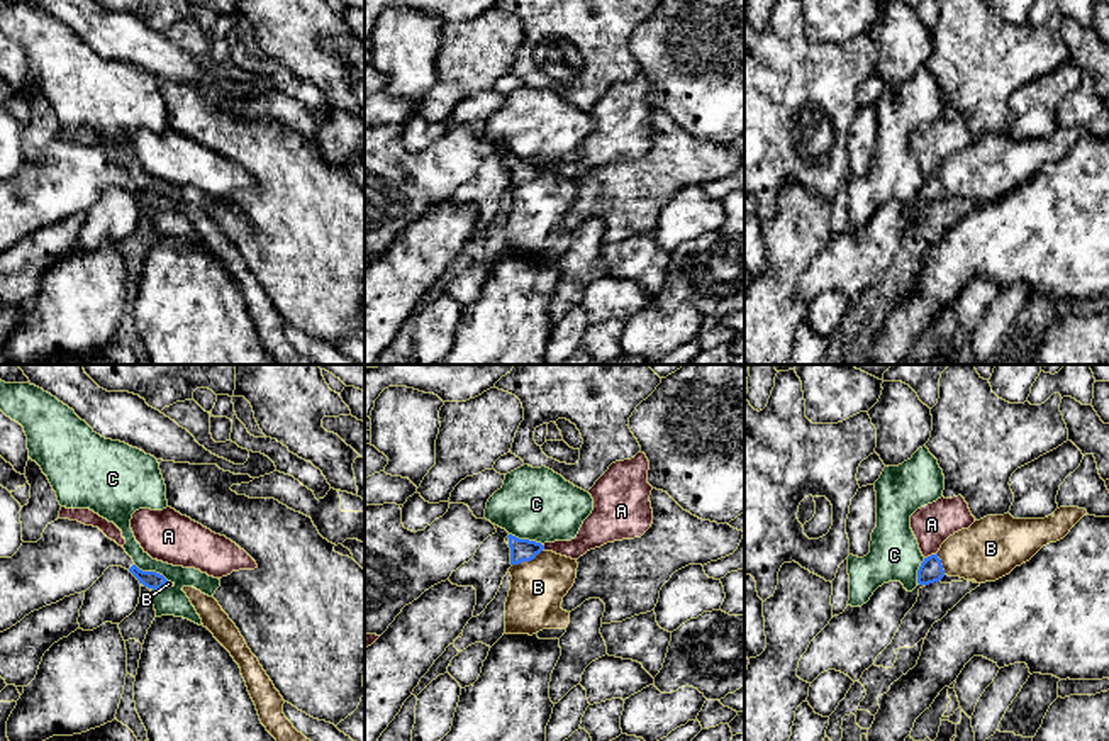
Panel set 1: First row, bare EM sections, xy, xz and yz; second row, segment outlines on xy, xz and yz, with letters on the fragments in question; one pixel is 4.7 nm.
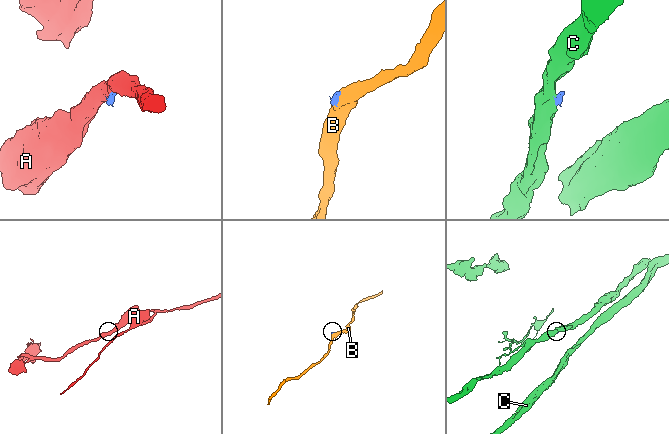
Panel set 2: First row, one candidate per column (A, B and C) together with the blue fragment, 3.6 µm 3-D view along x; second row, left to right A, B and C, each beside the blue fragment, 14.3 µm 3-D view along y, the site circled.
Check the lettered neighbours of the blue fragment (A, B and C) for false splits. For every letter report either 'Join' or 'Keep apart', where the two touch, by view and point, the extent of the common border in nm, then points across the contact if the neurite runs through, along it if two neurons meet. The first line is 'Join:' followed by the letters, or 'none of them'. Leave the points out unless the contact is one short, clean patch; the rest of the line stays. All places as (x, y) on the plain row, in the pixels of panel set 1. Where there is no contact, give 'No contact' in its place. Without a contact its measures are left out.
Join: B
A: Keep apart. Touches blue at yz (931, 175). Shared border 70 nm. Boundary: yz (936, 172), (925, 178)
B: Join. Touches blue at xz (528, 180). Shared border 170 nm. Path across: xz (521, 170), (528, 180), (538, 195), (538, 207)
C: Keep apart. Touches blue at xy (151, 192). Shared border 190 nm. Boundary: xy (134, 183), (143, 190), (155, 190), (168, 200)

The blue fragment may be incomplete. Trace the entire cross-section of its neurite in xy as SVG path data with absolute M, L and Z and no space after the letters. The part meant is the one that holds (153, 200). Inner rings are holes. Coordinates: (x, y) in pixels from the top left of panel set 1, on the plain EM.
M58 139L37 163L22 163L12 178L0 178L0 253L34 231L86 212L109 187L129 190L153 210L175 207L156 192L139 190L98 148Z

